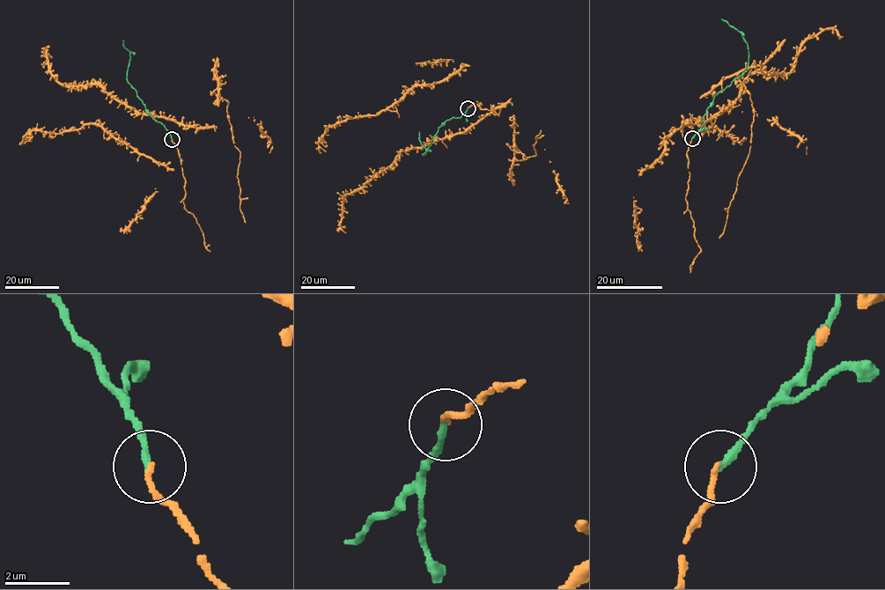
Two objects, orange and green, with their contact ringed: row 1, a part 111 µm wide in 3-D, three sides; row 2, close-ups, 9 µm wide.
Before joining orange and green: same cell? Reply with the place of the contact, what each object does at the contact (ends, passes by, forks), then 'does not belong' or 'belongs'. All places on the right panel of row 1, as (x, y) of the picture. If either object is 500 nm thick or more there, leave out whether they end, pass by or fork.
(692, 138) | orange ends | green ends | belongs

